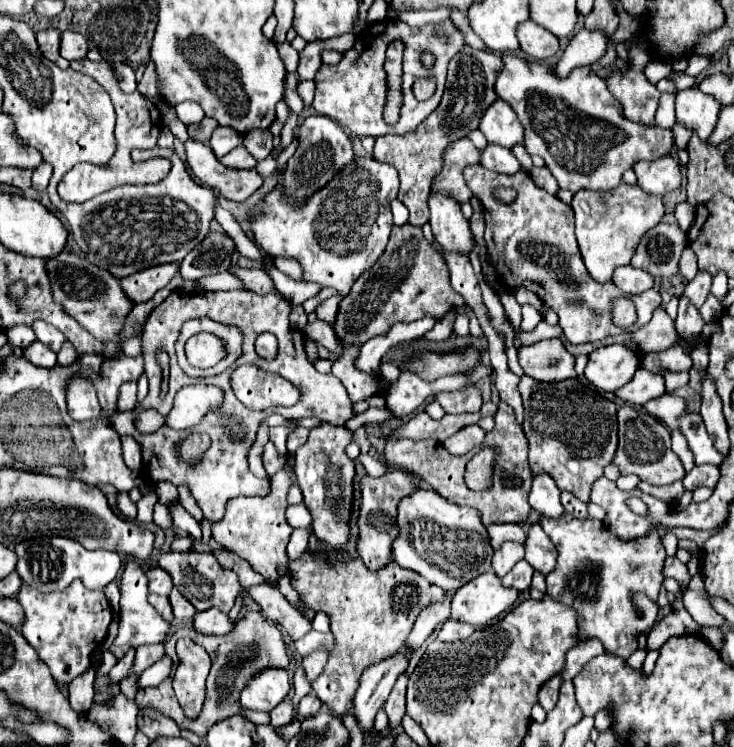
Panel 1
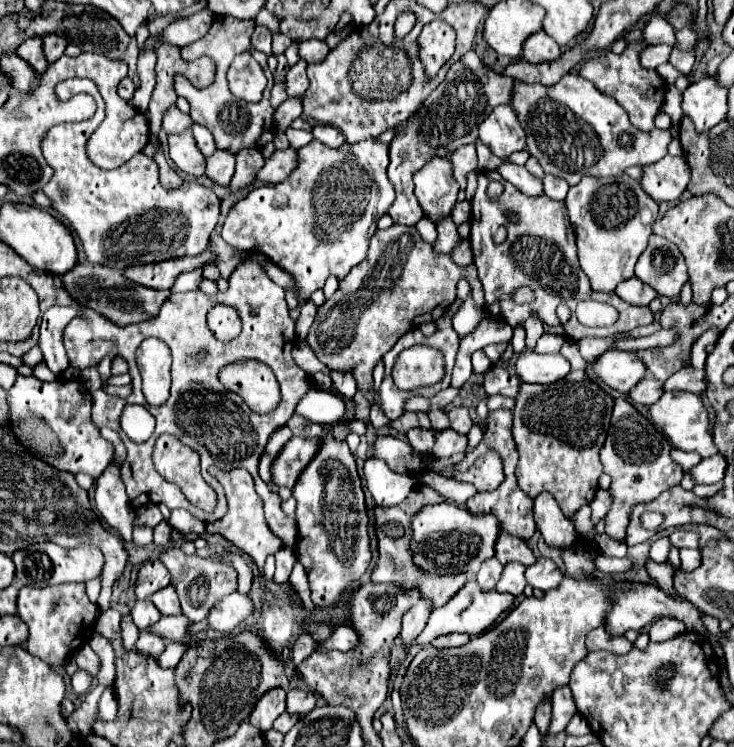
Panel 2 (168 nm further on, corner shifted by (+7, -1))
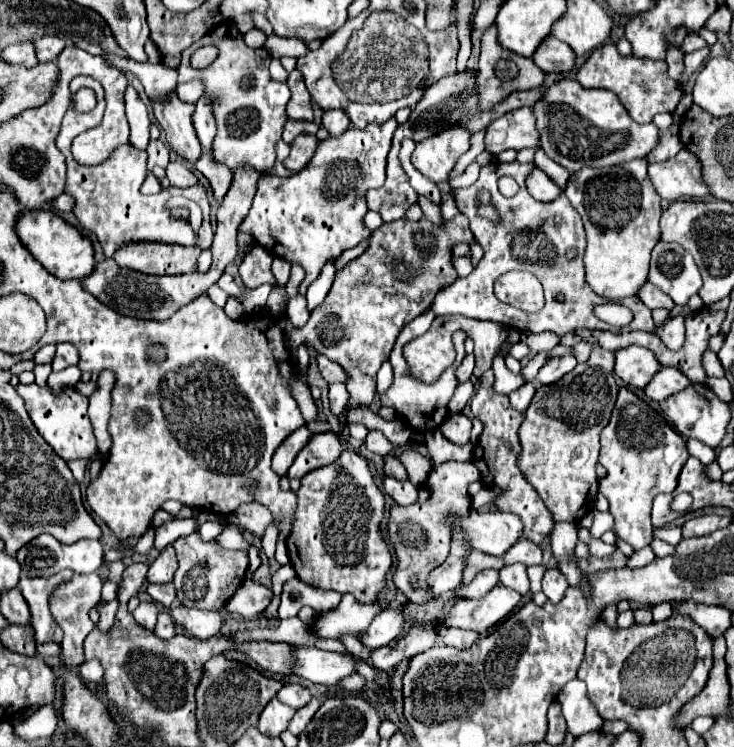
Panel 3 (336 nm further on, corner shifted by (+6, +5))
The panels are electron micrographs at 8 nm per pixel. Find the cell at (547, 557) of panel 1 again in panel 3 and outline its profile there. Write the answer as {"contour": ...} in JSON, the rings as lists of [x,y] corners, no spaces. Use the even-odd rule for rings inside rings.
{"contour":[[[546,569],[542,579],[542,591],[552,603],[558,603],[564,597],[566,587],[568,587],[568,581],[560,569]]]}

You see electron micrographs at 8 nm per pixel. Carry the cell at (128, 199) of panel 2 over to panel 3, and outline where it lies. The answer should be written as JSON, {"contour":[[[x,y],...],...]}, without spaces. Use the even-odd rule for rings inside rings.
{"contour":[[[78,75],[72,79],[70,89],[78,91],[80,87],[90,87],[96,91],[96,99],[98,105],[94,111],[82,115],[76,111],[70,111],[60,127],[60,133],[56,137],[56,147],[64,153],[66,157],[66,165],[68,165],[68,177],[66,177],[66,187],[64,193],[68,193],[70,197],[74,197],[74,215],[78,217],[80,225],[94,233],[96,239],[102,245],[102,251],[106,257],[112,257],[124,243],[142,243],[142,241],[154,241],[154,243],[176,243],[176,245],[188,245],[194,247],[198,245],[200,249],[208,249],[212,245],[212,225],[210,225],[210,203],[208,203],[208,193],[206,189],[196,183],[190,189],[190,199],[196,201],[202,207],[204,213],[204,221],[202,227],[198,229],[198,233],[194,233],[194,229],[190,227],[190,221],[174,217],[170,213],[170,209],[166,207],[168,199],[172,195],[184,195],[176,193],[176,191],[160,191],[158,195],[142,195],[140,187],[146,179],[146,151],[136,149],[134,145],[122,145],[118,147],[112,157],[100,165],[94,167],[86,167],[76,163],[76,159],[70,153],[70,143],[76,135],[82,133],[82,129],[90,129],[96,127],[102,121],[102,113],[104,113],[104,89],[102,85],[98,85],[96,79],[92,77],[84,77]]]}

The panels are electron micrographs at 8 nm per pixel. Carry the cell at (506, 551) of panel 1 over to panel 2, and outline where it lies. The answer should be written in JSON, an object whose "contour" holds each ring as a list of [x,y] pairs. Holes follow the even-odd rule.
{"contour":[[[495,557],[487,559],[487,561],[481,565],[479,573],[477,573],[477,583],[479,583],[479,587],[481,587],[483,591],[495,589],[497,581],[499,581],[499,577],[501,577],[501,571],[503,571],[503,565],[501,565]]]}

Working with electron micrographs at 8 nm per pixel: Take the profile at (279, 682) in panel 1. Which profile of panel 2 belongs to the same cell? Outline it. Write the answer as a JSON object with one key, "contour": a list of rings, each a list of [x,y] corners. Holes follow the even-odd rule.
{"contour":[[[273,689],[267,691],[255,705],[249,723],[257,727],[259,731],[269,731],[273,727],[273,721],[285,711],[285,691],[283,689]]]}

